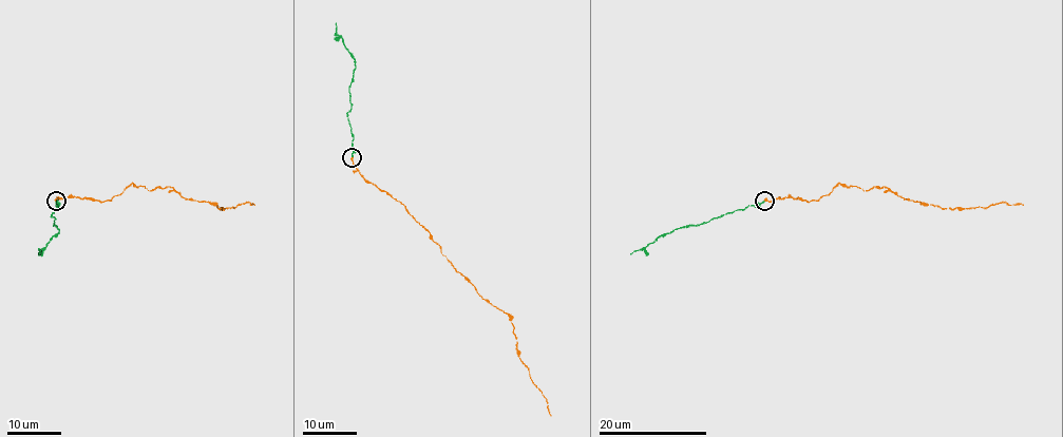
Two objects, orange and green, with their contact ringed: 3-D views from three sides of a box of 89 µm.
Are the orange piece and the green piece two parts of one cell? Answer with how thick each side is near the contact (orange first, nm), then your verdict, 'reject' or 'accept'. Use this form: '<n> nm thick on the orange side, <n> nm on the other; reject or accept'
320 nm thick on the orange side, 220 nm on the other; accept

